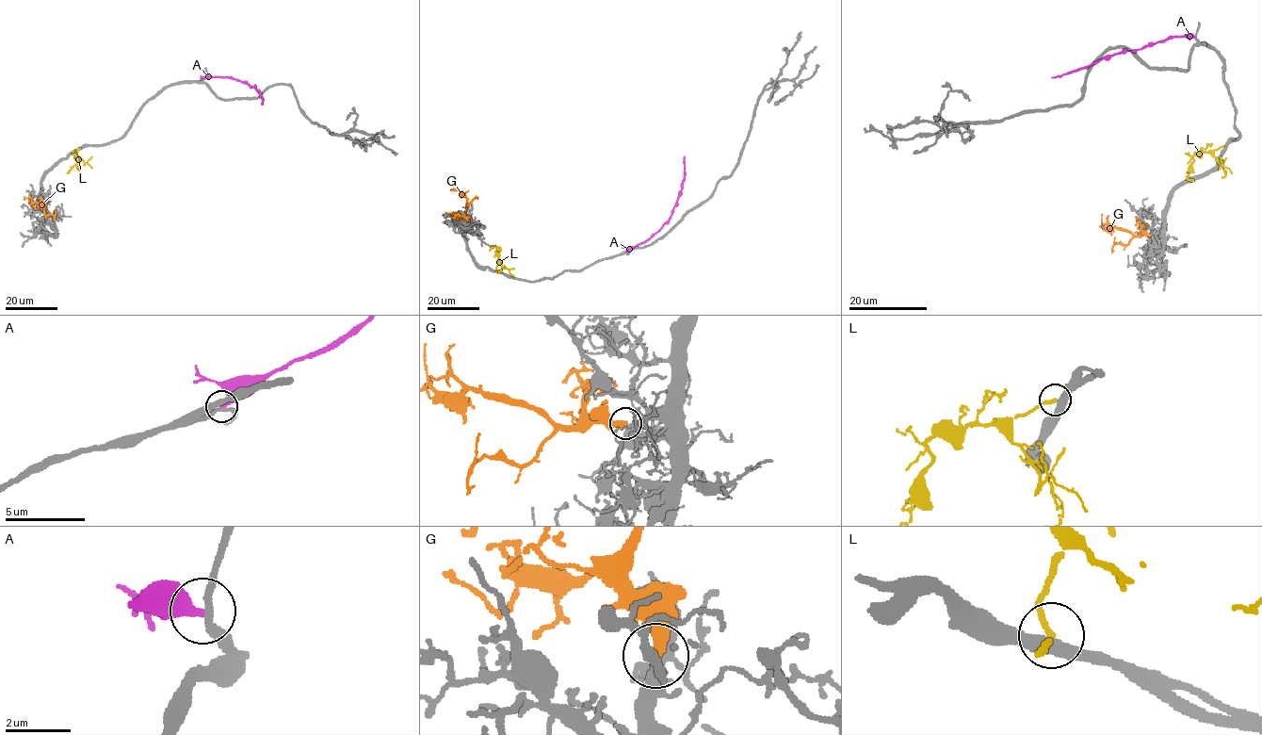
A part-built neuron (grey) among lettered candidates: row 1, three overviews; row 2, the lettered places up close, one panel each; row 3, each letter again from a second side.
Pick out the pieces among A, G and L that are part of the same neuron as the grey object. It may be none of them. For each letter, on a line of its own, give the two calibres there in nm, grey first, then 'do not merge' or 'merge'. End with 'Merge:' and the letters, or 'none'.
A: calibres 220 and 240 nm; do not merge
G: calibres 200 and 280 nm; merge
L: calibres 440 and 190 nm; do not merge
Merge: G

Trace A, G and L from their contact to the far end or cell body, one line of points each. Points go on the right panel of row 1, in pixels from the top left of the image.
A: (1195, 37), (1170, 37), (1146, 46), (1106, 56), (1051, 78)
G: (1151, 235), (1132, 235), (1112, 226), (1105, 227), (1102, 225), (1102, 214)
L: (1224, 146), (1197, 153), (1192, 157), (1187, 176), (1192, 181)

